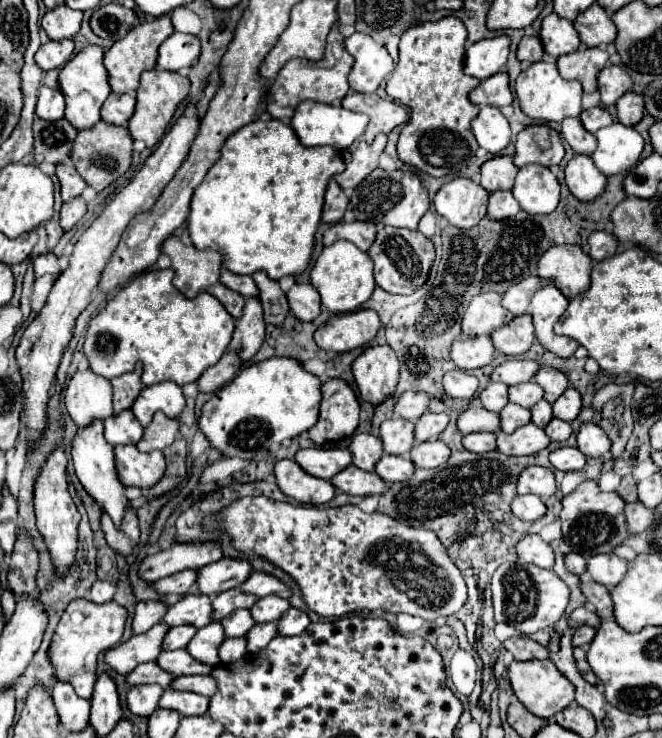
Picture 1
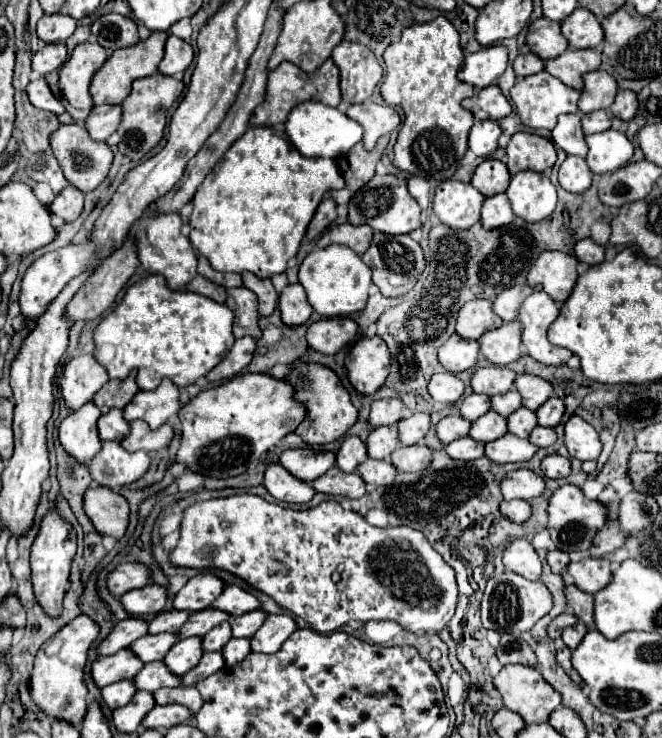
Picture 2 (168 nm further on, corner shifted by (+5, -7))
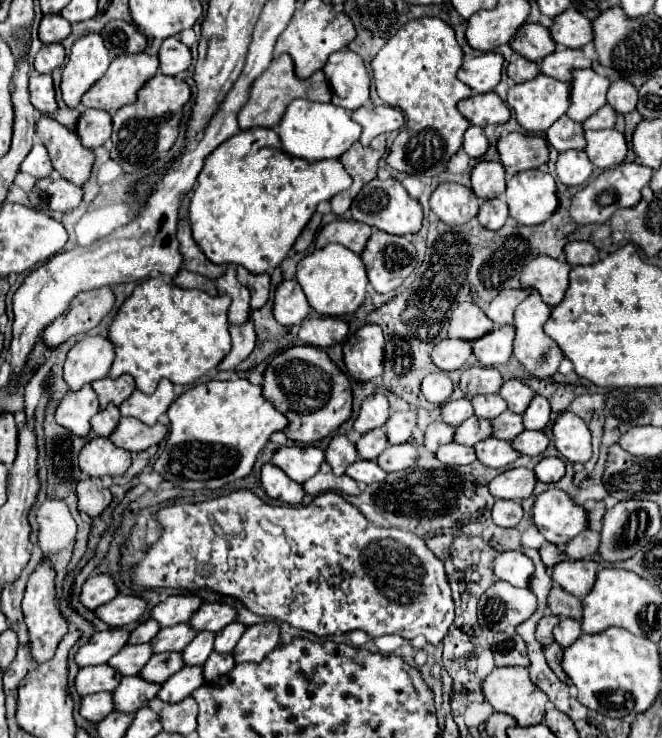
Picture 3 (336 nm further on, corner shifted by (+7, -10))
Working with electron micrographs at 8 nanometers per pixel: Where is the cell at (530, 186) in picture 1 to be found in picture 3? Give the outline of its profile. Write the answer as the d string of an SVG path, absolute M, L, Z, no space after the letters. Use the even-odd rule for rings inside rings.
M524 170L508 178L506 202L510 216L524 224L534 226L546 222L558 206L556 182L548 172Z

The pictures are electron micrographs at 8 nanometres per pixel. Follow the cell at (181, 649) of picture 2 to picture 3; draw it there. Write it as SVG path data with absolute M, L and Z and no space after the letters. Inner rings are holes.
M164 652L154 654L148 664L138 672L138 676L152 684L164 684L172 674L176 674L180 668L184 668L184 662L178 652Z

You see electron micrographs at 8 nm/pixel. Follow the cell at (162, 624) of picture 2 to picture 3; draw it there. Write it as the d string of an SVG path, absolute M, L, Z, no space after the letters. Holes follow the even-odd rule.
M148 618L148 620L140 622L140 624L138 624L138 628L134 628L134 630L132 630L128 644L144 644L144 642L150 642L150 640L158 634L158 630L160 630L158 622L156 622L156 620L152 620L152 618Z

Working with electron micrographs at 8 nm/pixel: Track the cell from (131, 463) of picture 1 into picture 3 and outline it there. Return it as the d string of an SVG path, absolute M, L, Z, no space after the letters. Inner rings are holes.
M96 436L86 442L78 456L80 470L86 476L118 476L126 472L130 464L130 452L118 448L110 442L110 438Z

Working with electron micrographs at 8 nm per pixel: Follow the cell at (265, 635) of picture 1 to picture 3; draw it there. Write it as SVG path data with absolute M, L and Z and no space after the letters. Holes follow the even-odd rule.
M212 652L208 656L208 660L204 662L204 684L210 684L212 680L218 680L228 670L232 670L232 666L234 666L234 660L232 660L230 654Z

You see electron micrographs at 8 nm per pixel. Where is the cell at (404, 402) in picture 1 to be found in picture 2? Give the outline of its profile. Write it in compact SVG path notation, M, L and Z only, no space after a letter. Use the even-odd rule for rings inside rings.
M398 397L374 401L372 411L370 411L370 425L374 427L394 425L402 419L402 409L404 409L404 403Z

